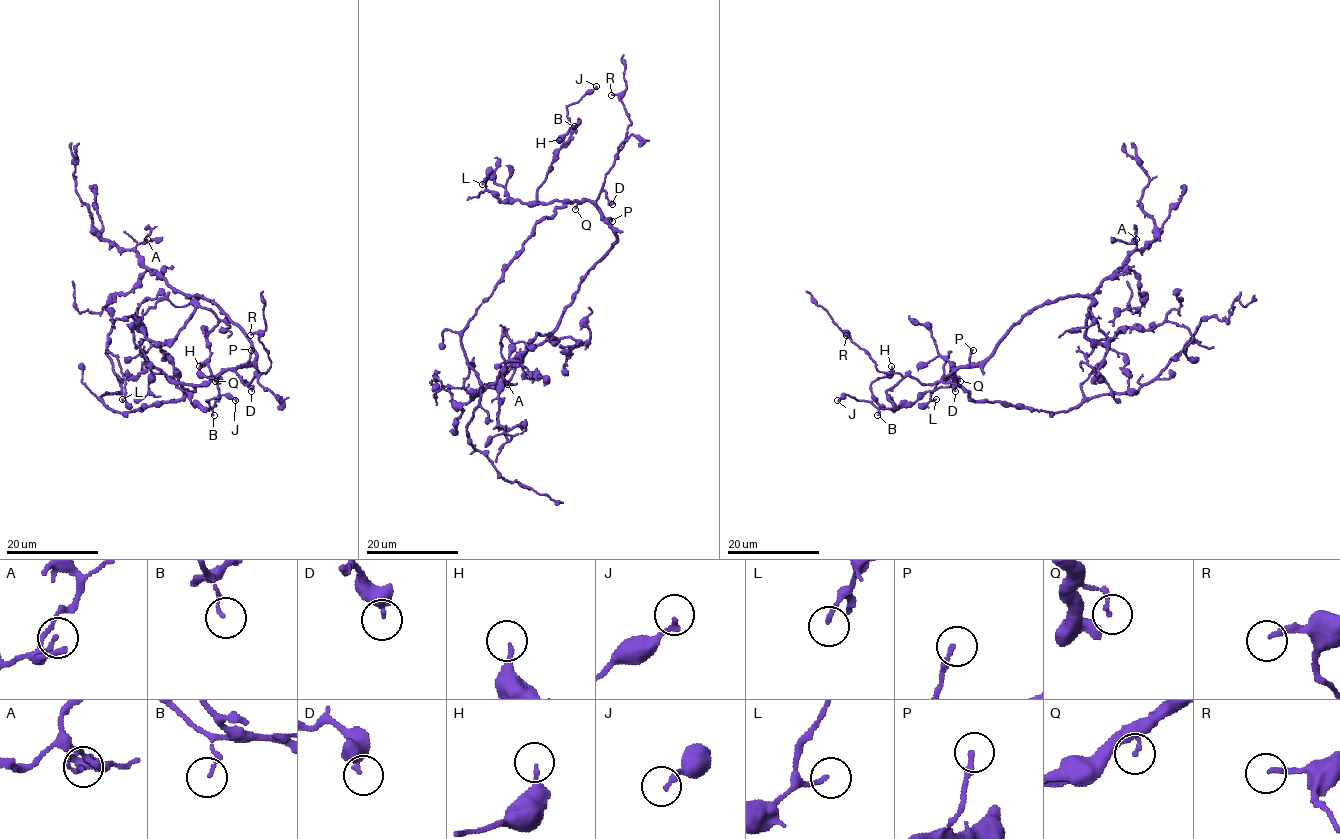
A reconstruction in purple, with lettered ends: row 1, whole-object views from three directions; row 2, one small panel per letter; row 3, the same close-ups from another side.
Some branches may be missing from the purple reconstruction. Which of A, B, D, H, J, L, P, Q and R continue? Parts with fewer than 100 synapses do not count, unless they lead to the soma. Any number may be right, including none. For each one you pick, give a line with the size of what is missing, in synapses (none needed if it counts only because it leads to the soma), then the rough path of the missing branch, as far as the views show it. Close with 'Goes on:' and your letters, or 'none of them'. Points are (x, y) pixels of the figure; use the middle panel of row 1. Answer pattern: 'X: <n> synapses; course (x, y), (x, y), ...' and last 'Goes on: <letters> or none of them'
Goes on: none of them

